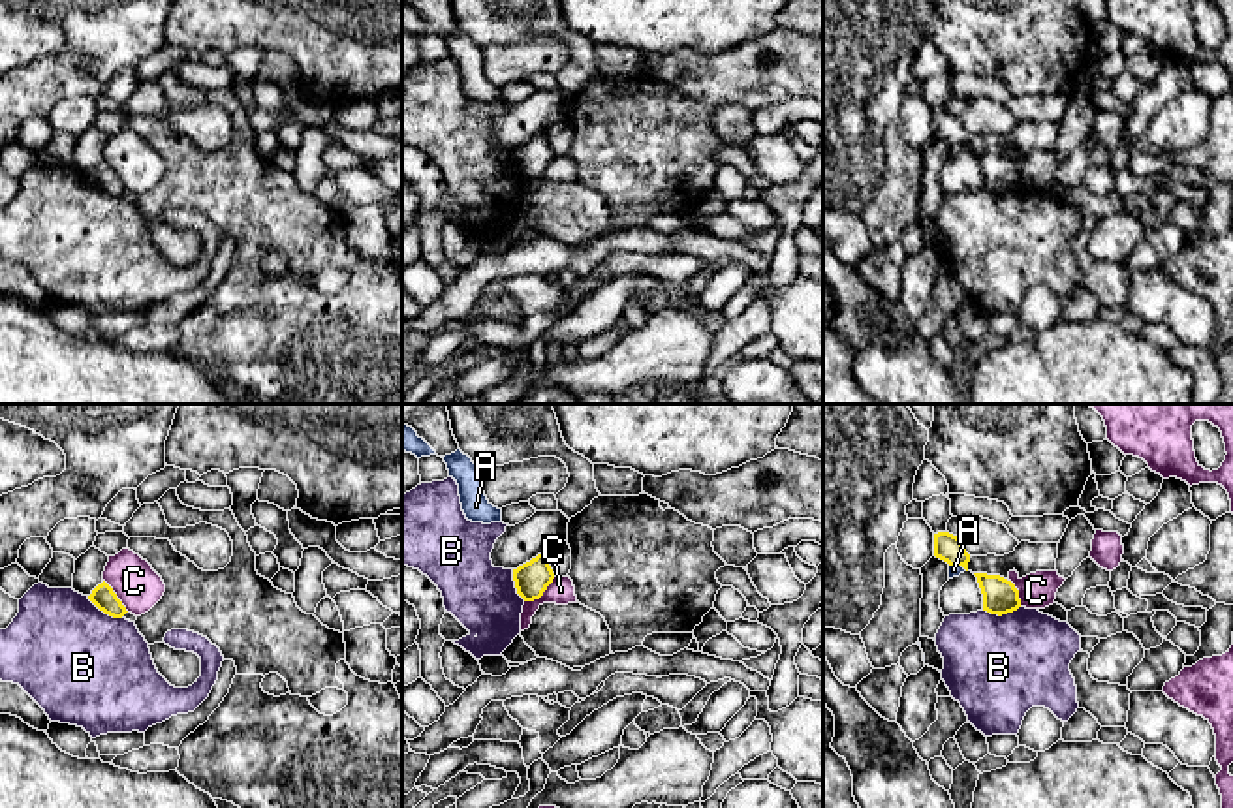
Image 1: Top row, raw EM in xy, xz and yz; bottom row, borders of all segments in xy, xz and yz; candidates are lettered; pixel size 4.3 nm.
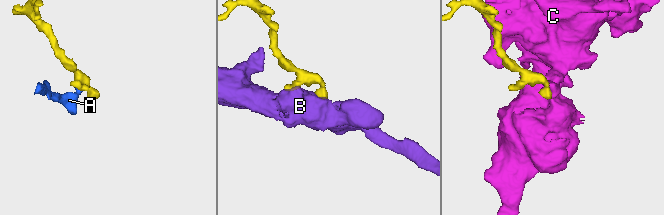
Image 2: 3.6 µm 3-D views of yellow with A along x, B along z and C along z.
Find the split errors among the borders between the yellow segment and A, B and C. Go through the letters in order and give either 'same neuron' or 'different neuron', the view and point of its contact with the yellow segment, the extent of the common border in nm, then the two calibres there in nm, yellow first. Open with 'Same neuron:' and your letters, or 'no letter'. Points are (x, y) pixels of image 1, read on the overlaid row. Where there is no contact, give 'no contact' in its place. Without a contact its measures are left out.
Same neuron: no letter
A: different neuron; meets yellow in yz at (959, 564); contact 80 nm long; 120 nm thick on the yellow side, 50 nm on the other
B: different neuron; meets yellow in xy at (106, 613); contact 180 nm long; 100 nm thick on the yellow side, 500 nm on the other
C: different neuron; meets yellow in xz at (542, 594); contact 170 nm long; 140 nm thick on the yellow side, 110 nm on the other

